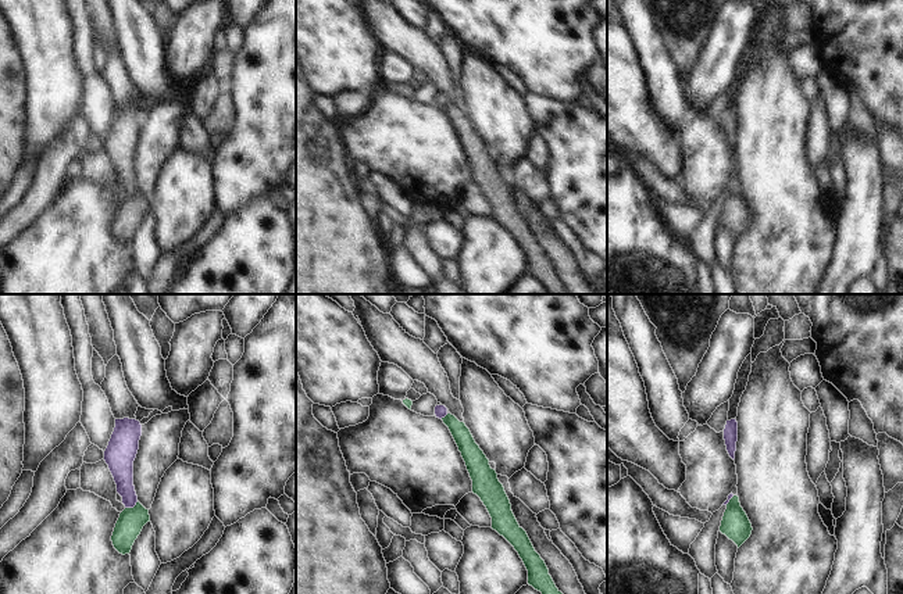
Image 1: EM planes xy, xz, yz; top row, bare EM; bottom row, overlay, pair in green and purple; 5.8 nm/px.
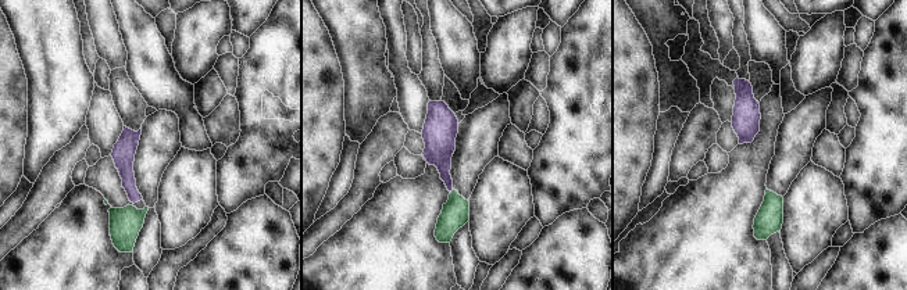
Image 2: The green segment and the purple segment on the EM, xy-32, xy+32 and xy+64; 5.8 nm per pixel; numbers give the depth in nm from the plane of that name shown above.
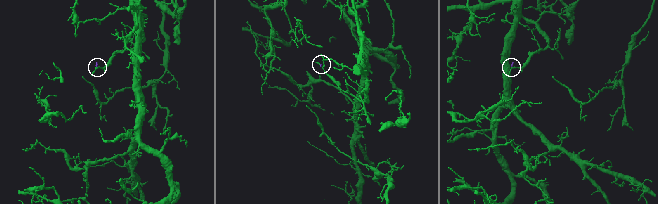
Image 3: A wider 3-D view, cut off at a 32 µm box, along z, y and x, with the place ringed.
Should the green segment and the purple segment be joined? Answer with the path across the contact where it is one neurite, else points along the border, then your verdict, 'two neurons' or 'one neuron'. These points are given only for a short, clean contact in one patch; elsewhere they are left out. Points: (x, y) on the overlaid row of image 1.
along xy (138, 501), (132, 507), (125, 508) | two neurons

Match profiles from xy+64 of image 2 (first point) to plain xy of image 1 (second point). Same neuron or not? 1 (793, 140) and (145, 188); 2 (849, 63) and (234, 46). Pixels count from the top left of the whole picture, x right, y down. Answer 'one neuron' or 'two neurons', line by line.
1: one neuron
2: two neurons

